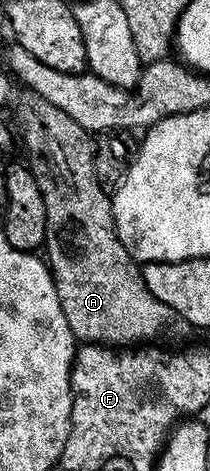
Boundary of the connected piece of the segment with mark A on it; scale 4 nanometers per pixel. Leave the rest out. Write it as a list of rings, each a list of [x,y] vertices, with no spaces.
[[[26,94],[22,100],[18,128],[22,131],[23,144],[34,159],[33,173],[44,198],[47,230],[44,256],[54,278],[64,318],[75,341],[103,346],[138,344],[141,340],[154,340],[161,332],[168,331],[176,324],[175,314],[168,306],[164,306],[164,302],[160,302],[160,298],[150,293],[138,261],[130,257],[128,250],[124,250],[114,229],[111,197],[100,186],[100,182],[96,182],[94,136],[84,130],[80,122],[68,118],[64,110],[56,110],[52,102],[44,102],[44,98],[33,94]]]

